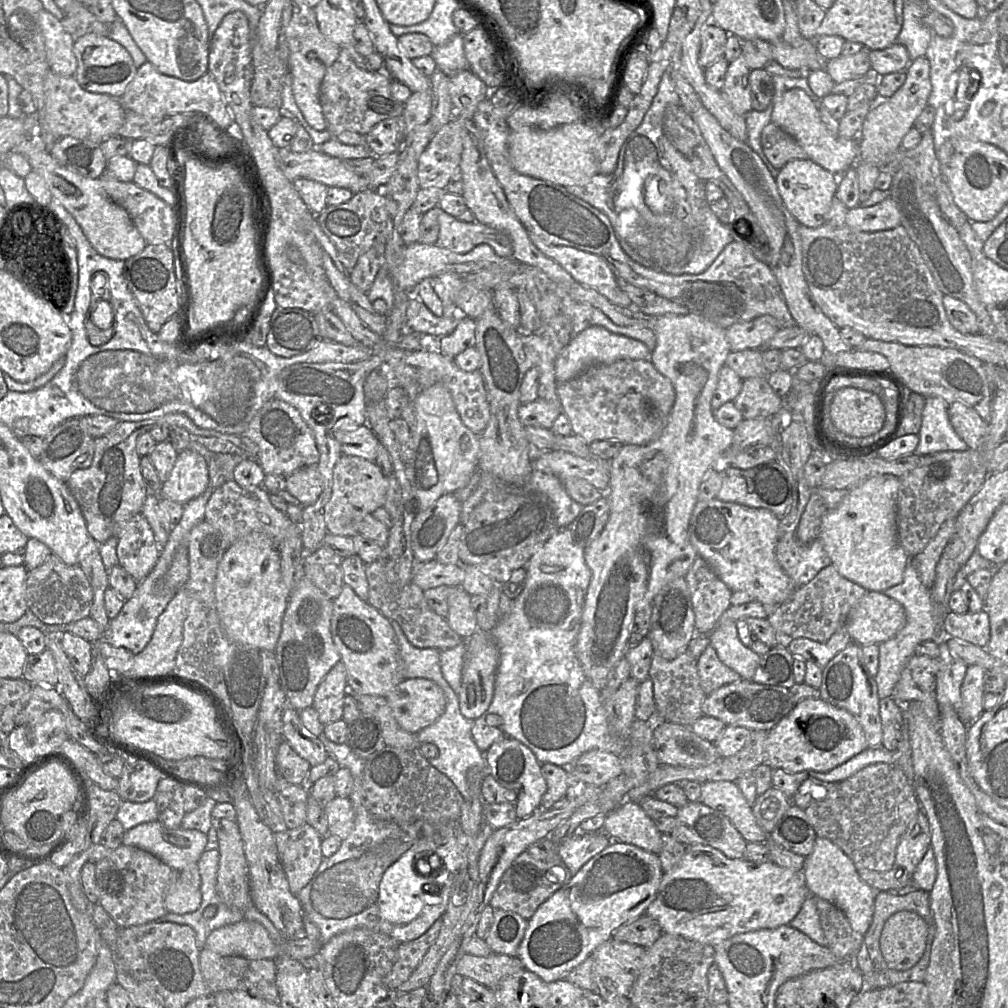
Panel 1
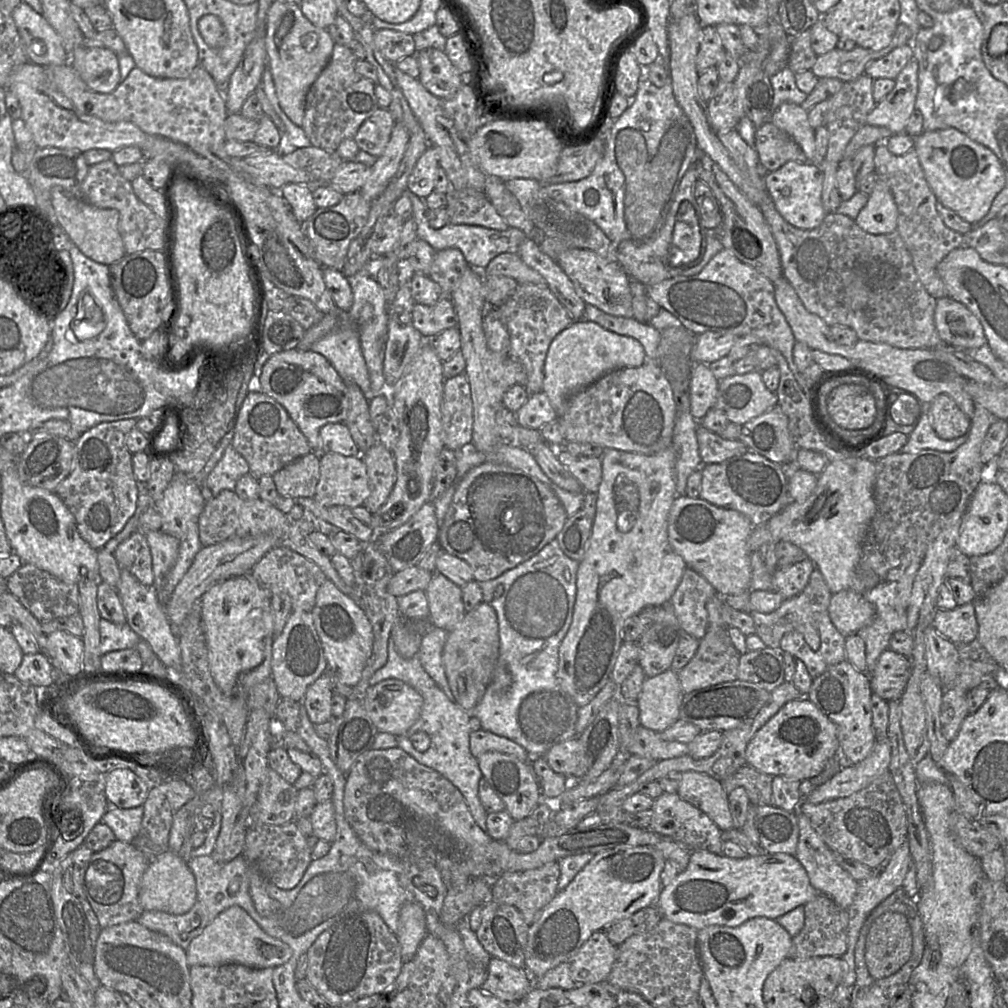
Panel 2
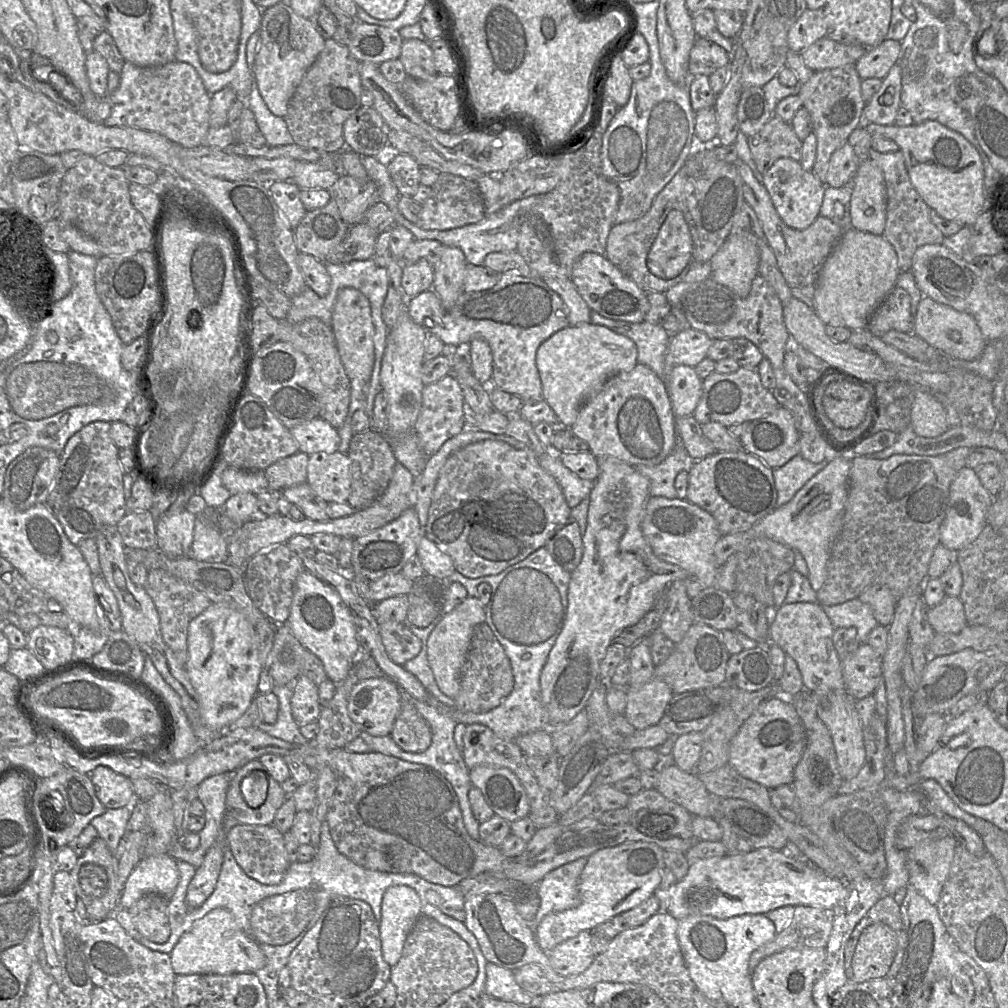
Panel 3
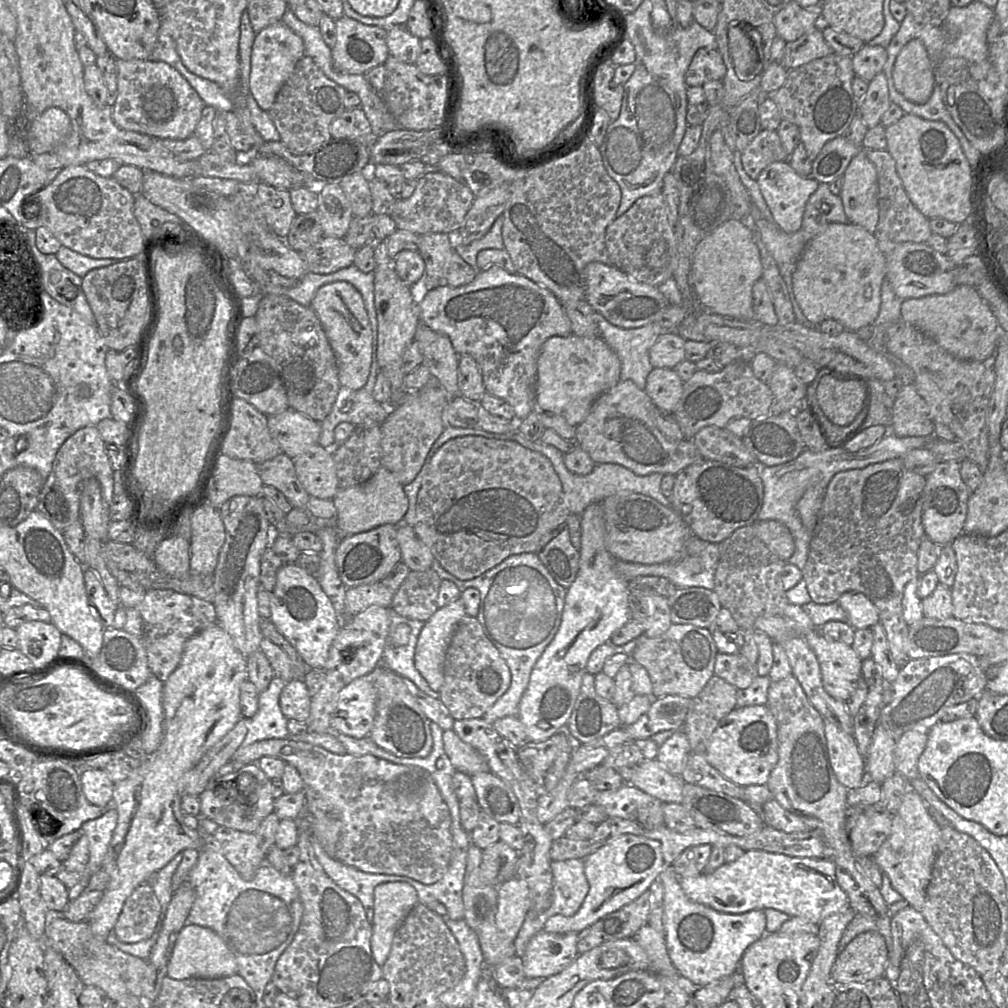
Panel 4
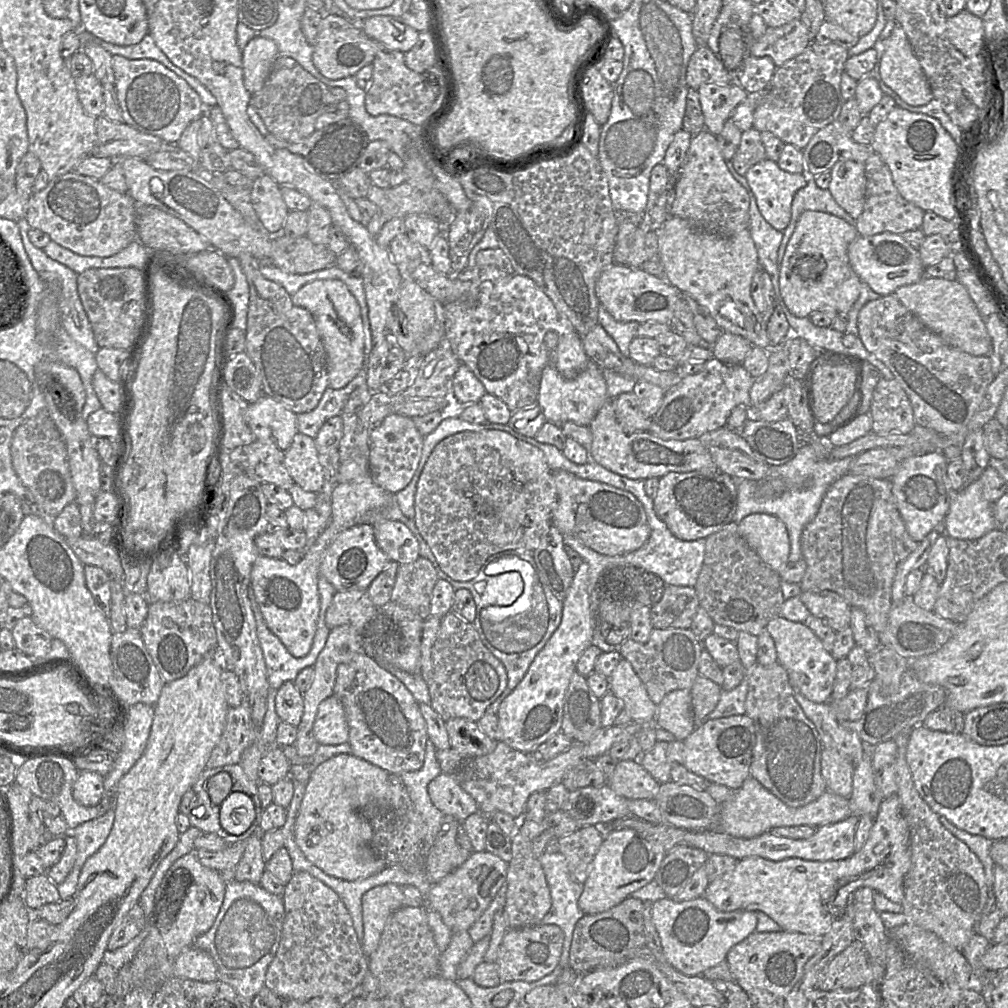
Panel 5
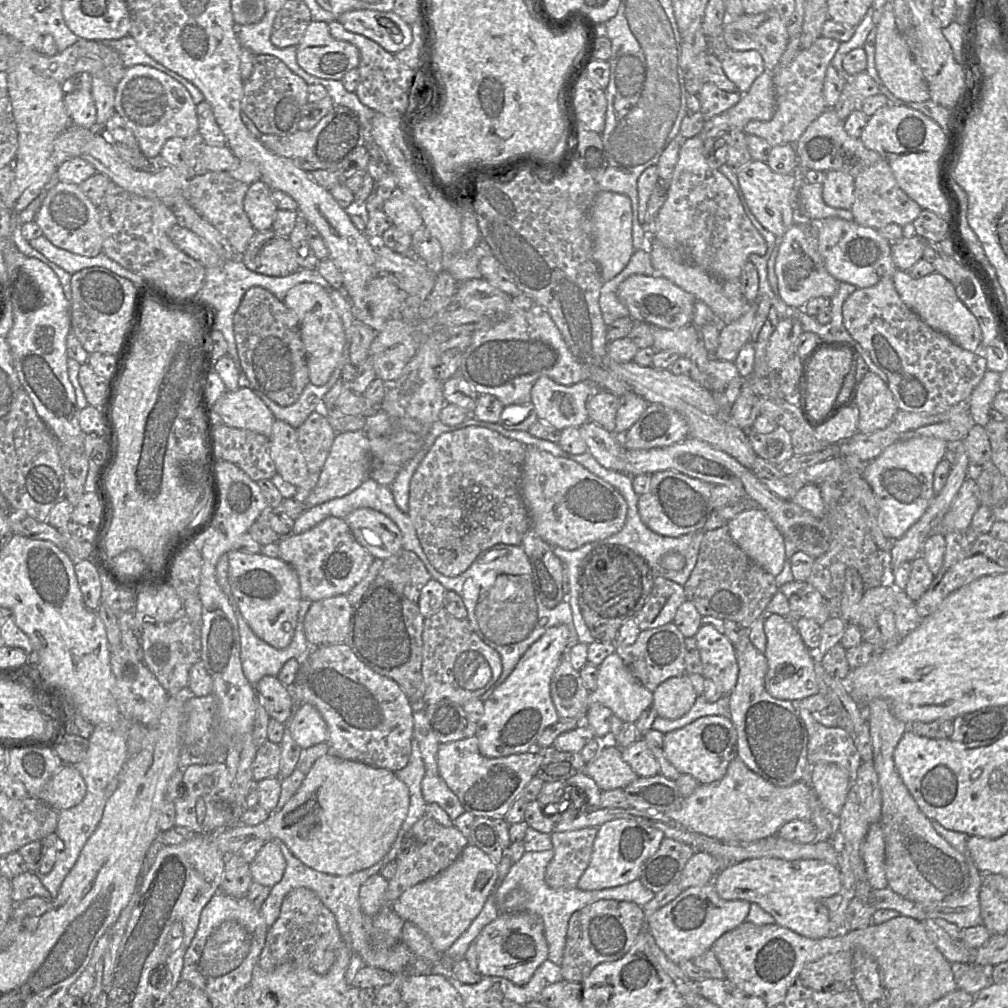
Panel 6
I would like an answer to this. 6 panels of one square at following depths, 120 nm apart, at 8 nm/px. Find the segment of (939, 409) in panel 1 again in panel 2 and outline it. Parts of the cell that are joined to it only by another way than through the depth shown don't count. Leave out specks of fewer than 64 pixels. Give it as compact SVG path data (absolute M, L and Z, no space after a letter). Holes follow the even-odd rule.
M923 413L916 427L908 435L907 443L900 449L899 453L917 453L921 450L951 452L964 444L966 440L967 435L951 440L939 438L931 426L928 414Z

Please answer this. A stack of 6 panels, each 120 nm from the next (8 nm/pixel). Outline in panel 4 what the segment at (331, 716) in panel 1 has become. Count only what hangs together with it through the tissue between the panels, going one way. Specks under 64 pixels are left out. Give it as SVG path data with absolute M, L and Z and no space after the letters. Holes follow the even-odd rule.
M302 679L287 682L279 697L282 713L287 719L307 722L310 716L311 697Z

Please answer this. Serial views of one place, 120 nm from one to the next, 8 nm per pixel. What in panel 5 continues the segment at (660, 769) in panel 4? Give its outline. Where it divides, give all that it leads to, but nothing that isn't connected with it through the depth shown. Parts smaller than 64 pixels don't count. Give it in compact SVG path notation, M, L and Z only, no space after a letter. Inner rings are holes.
M623 760L616 763L612 775L607 777L607 785L627 799L653 800L660 783L638 760Z

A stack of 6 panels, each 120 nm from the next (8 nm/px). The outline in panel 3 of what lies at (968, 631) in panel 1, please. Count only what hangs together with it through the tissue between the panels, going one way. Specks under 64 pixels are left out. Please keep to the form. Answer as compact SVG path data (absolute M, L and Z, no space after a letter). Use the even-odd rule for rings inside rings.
M946 595L939 604L927 607L926 615L930 625L938 633L958 633L968 624L959 597Z

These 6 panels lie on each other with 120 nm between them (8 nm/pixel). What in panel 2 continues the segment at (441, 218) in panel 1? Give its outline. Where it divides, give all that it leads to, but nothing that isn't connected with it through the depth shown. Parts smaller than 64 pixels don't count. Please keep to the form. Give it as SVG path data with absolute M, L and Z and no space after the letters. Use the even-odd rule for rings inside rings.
M408 190L402 196L408 196L412 203L412 218L415 222L417 237L426 241L436 251L448 248L458 249L475 269L484 270L493 258L502 253L517 253L521 242L529 238L522 230L514 227L508 227L506 230L495 230L477 225L447 224L434 229L430 226L426 216L428 206L425 198L417 197Z

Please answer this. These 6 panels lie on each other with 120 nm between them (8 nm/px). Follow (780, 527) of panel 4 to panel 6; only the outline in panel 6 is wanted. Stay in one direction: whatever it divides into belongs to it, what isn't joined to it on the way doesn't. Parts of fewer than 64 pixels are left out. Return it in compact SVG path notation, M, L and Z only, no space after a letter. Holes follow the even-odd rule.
M754 508L737 514L727 527L733 541L761 568L773 576L783 569L785 539L770 517Z

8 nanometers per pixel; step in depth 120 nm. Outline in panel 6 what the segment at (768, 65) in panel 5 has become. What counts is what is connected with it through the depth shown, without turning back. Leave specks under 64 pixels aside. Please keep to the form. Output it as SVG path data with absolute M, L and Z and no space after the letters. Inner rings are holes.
M727 50L718 58L725 75L740 93L746 93L754 80L766 71L761 55L755 50Z

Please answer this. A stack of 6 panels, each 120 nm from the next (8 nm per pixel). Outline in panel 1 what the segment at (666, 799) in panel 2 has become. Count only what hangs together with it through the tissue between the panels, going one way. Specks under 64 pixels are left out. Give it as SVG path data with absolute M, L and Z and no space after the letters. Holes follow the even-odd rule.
M688 802L678 808L677 824L670 836L685 847L693 844L711 846L729 858L741 859L747 841L721 812L700 802Z

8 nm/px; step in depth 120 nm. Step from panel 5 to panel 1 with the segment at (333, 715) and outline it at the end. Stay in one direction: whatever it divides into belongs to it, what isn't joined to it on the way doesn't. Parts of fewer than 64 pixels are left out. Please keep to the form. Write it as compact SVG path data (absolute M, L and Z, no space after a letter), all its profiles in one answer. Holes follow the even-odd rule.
M423 678L401 681L386 699L398 725L412 734L436 722L446 706L442 689Z

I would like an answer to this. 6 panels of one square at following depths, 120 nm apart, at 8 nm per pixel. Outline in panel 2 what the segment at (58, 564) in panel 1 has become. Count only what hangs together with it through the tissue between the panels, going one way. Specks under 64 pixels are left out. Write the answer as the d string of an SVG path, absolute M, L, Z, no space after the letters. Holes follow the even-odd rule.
M23 564L5 581L6 589L40 622L79 612L78 584L67 584L32 564Z

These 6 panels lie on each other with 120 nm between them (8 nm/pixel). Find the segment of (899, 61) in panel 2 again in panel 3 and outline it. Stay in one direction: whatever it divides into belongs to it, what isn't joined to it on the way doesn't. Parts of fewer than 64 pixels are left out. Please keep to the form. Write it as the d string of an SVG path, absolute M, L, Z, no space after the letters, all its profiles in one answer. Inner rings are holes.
M884 40L857 60L854 64L861 79L877 78L883 80L891 67L897 62L901 41Z

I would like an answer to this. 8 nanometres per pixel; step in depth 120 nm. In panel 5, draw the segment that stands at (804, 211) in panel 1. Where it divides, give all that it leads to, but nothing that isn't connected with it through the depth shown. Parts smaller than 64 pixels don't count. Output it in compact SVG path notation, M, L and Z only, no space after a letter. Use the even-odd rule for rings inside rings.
M765 159L753 165L744 177L763 218L776 230L783 231L791 219L793 197L806 186L808 176L786 172L775 161Z

